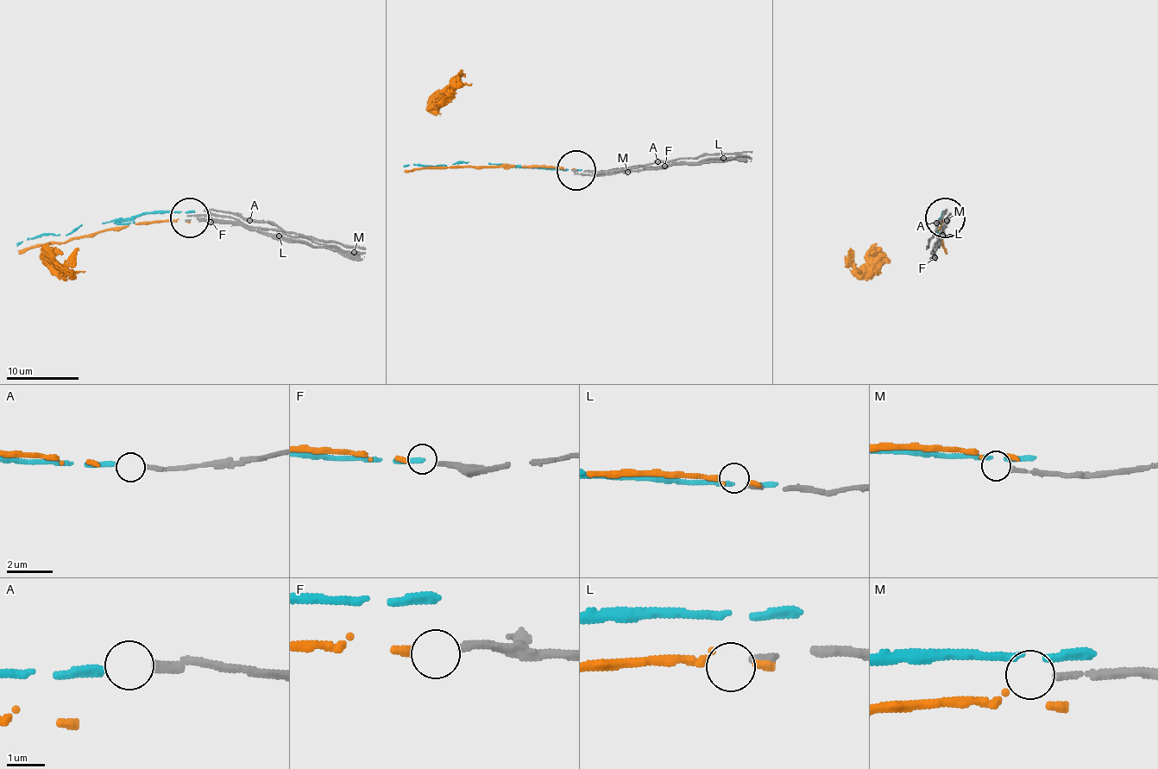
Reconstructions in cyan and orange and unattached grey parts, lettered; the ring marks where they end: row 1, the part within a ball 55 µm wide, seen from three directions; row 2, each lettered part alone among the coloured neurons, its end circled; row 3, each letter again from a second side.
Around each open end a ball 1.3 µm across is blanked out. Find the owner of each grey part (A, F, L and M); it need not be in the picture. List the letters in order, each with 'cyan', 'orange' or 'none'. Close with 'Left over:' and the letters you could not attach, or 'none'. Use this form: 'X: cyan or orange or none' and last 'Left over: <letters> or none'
A: cyan
F: orange
L: none
M: none
Left over: L, M

